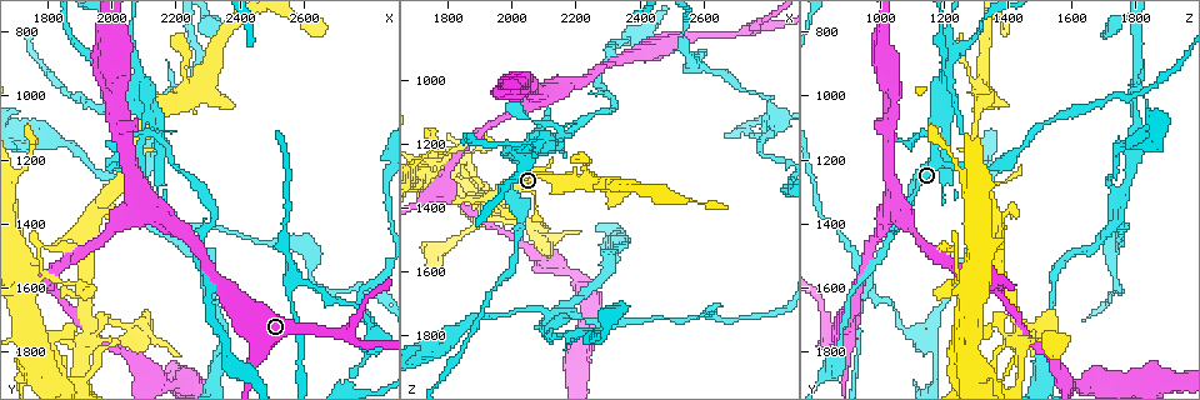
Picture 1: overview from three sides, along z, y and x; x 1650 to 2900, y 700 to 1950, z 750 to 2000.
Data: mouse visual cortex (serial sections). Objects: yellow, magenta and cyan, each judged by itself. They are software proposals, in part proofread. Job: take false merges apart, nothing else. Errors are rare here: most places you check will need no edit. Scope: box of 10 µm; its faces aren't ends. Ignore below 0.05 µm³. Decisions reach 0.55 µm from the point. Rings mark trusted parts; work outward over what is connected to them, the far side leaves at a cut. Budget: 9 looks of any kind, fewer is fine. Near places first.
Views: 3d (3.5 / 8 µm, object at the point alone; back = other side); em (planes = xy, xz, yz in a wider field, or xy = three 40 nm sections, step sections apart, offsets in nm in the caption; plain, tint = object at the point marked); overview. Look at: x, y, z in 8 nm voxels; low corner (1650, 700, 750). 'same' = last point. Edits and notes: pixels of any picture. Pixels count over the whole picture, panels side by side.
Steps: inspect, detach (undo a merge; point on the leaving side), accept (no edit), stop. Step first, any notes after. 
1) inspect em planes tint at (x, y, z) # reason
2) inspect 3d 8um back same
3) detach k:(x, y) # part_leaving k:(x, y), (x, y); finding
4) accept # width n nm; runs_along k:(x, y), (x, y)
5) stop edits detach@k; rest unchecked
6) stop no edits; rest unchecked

inspect 3d 3.5um at (2110, 1110, 1140) # three-way junction

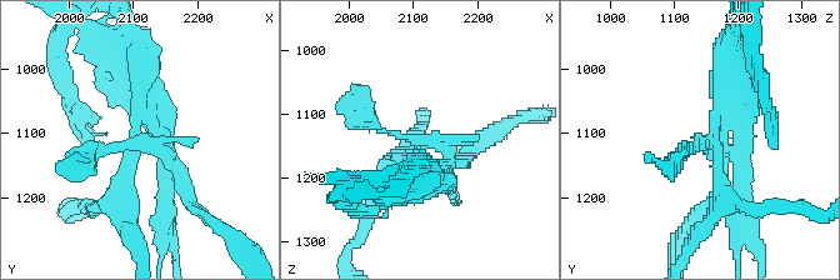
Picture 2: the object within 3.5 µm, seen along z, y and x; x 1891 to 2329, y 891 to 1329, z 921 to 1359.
inspect em xy step 5 tint at (2115, 1120, 1145) # shape alone is not enough

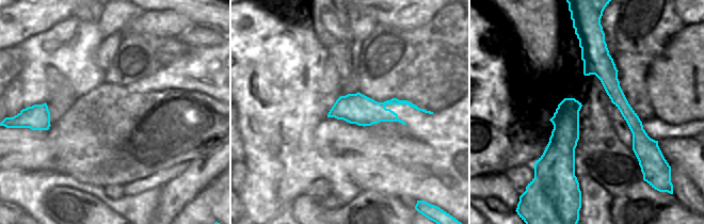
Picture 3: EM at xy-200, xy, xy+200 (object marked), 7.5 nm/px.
detach 2:(388, 186) # part_leaving 2:(135, 133), (150, 90), (131, 33); a second cell is stuck on

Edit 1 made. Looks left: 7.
inspect 3d 8um at (2730, 1740, 850) # two arms in line, one across

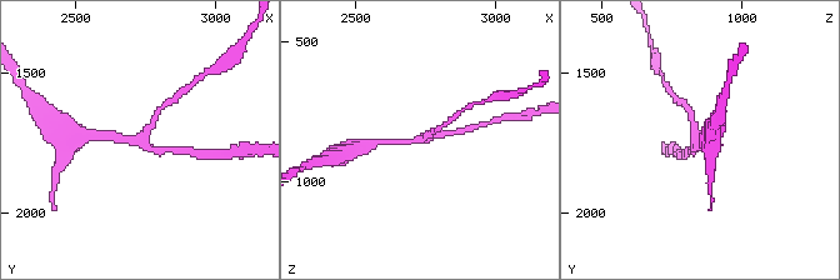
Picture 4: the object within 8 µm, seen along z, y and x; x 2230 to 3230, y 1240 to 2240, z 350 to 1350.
inspect 3d 3.5um same # zoom in

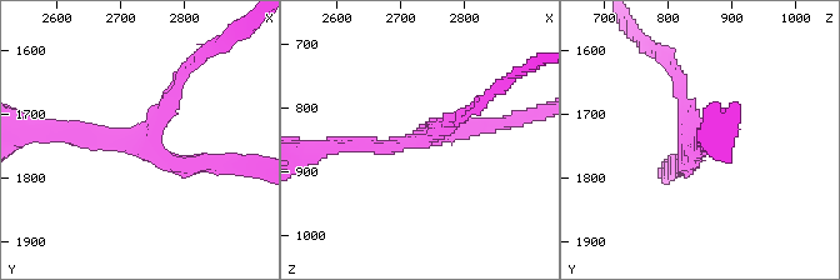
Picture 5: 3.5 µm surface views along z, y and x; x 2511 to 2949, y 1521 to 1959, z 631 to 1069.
inspect em xy step 5 tint at (2735, 1745, 850) # arms 3; arm_widths 150, 200, 250 nm; shape alone is not enough

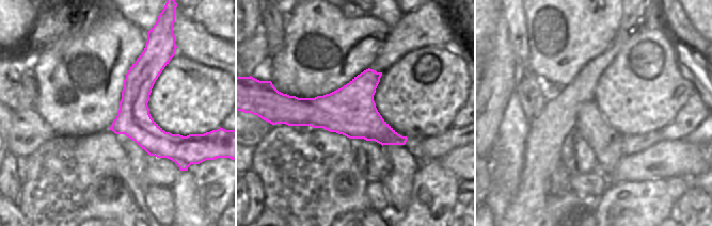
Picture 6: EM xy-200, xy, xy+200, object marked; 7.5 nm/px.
accept # runs_along 5:(61, 133), (138, 144), (184, 71); continuous, no second cell

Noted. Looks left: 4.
inspect 3d 3.5um at (1900, 1780, 1450) # four-way junction

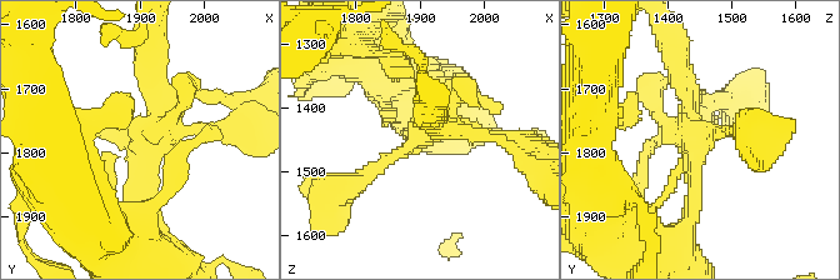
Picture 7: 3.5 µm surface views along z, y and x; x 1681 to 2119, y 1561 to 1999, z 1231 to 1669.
inspect em xy step 3 tint at (1900, 1785, 1445) # now the EM

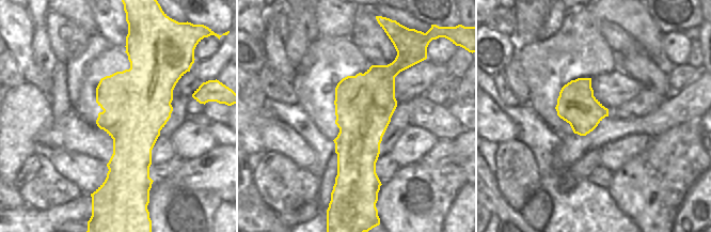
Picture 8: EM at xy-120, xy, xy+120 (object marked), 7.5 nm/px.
inspect em xy step 2 tint same

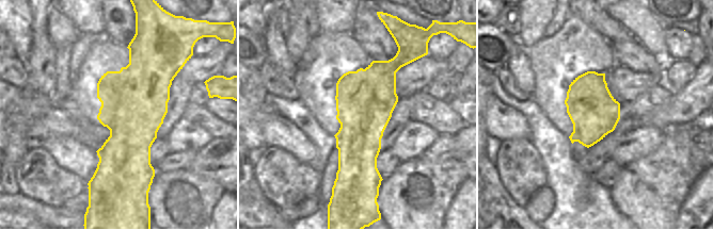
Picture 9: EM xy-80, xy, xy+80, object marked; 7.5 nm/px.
accept # width 440 nm; runs_along 7:(150, 73), (161, 115), (131, 226); all the same cell

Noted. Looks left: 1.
stop edits detach@2; rest unchecked

